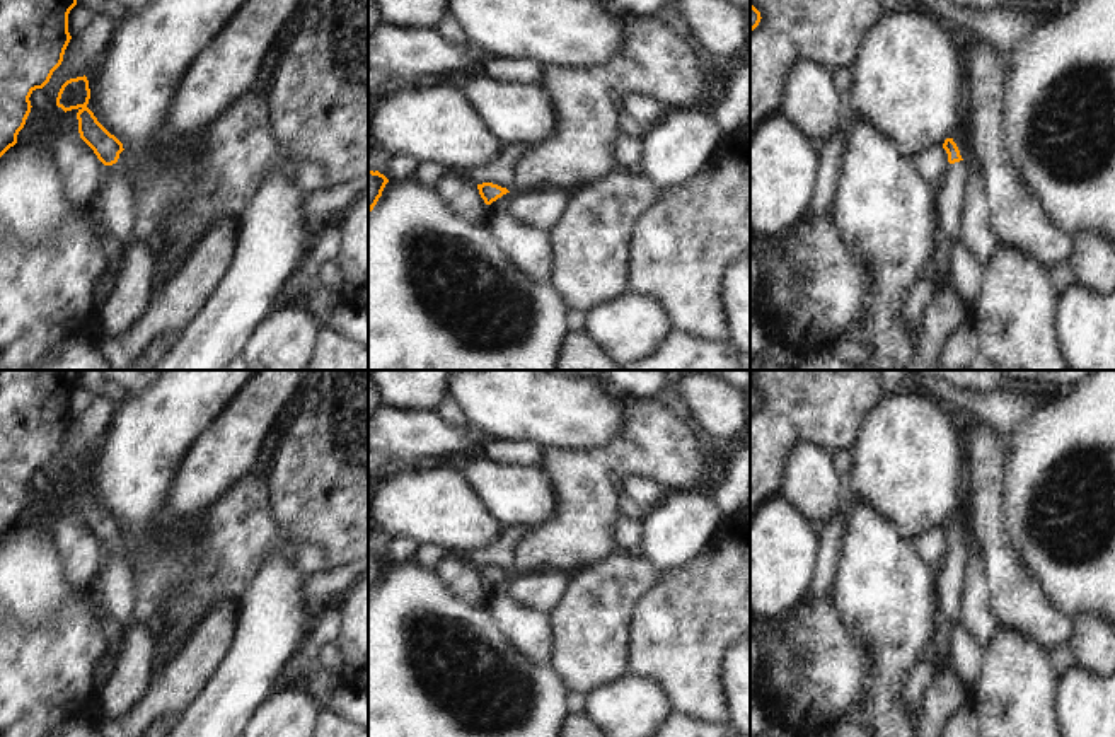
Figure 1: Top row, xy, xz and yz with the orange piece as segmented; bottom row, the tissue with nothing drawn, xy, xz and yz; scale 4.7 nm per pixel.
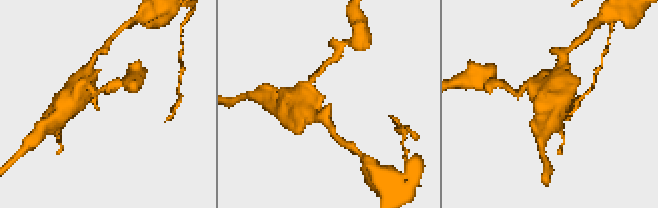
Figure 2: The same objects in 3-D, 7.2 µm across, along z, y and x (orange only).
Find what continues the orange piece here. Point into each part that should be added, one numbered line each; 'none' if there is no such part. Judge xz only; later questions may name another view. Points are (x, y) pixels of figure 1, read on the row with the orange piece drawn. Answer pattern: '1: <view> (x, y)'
none

